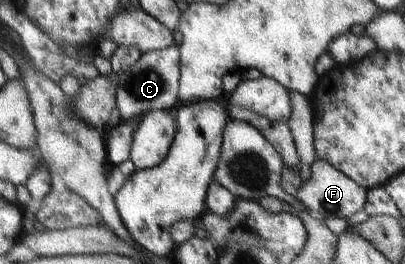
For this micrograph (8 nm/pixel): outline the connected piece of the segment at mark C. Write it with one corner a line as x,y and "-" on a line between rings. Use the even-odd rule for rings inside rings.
171,45
162,51
144,52
128,71
107,75
116,90
116,107
124,122
134,123
151,111
174,112
179,104
180,50
179,45

